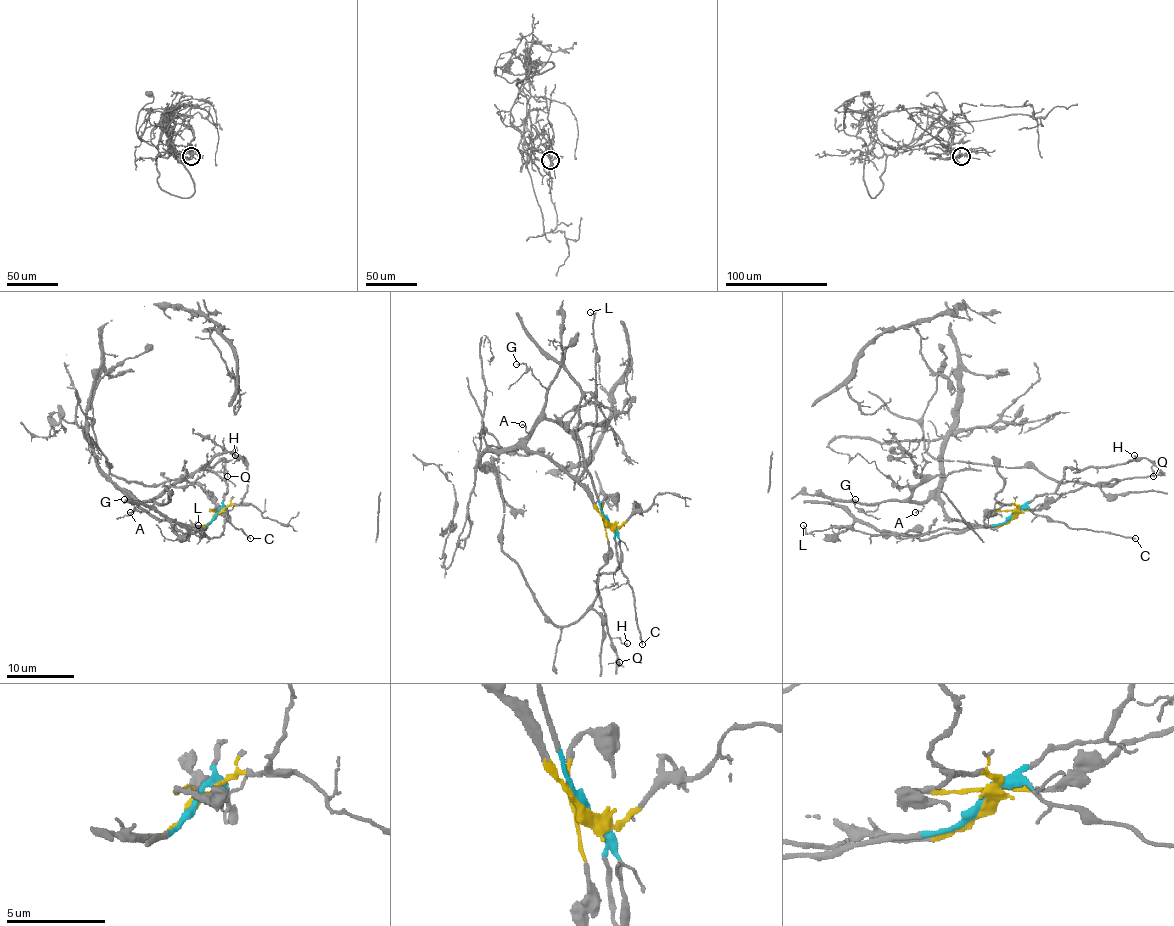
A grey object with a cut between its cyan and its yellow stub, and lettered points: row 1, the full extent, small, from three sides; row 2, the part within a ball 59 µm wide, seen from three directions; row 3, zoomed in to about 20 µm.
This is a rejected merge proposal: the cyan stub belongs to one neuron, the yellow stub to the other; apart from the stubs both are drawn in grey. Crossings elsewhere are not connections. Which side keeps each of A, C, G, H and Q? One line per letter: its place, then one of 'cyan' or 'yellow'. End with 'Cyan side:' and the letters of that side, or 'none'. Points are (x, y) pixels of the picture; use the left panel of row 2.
A: place (130, 512); yellow
C: place (250, 538); cyan
G: place (124, 499); yellow
H: place (235, 455); cyan
Q: place (227, 476); cyan
Cyan side: C, H, Q

